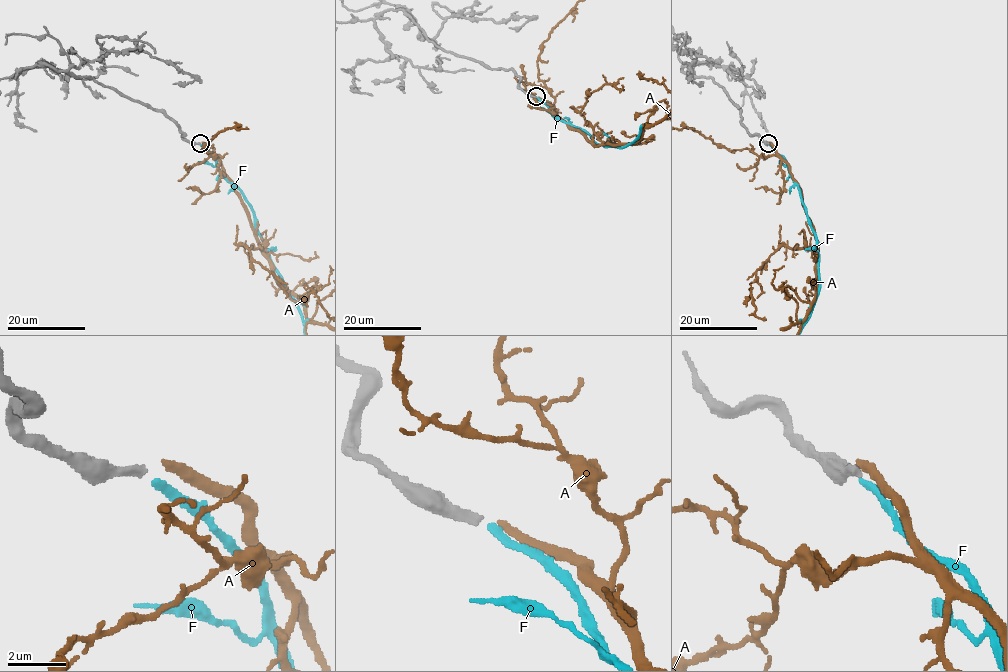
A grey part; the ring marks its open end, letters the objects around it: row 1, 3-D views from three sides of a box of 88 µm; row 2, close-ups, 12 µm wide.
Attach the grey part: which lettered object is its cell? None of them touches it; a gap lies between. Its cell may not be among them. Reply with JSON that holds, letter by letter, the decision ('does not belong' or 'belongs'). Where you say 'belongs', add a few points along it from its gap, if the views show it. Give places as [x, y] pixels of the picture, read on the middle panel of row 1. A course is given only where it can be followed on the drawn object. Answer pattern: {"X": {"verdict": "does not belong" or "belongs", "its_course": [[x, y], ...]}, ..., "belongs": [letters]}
{"A": {"verdict": "does not belong"}, "F": {"verdict": "does not belong"}, "belongs": []}

